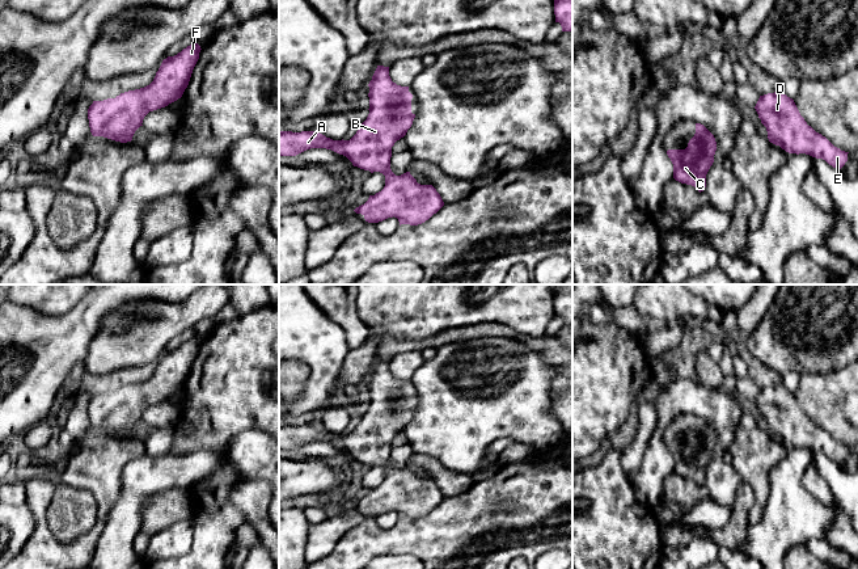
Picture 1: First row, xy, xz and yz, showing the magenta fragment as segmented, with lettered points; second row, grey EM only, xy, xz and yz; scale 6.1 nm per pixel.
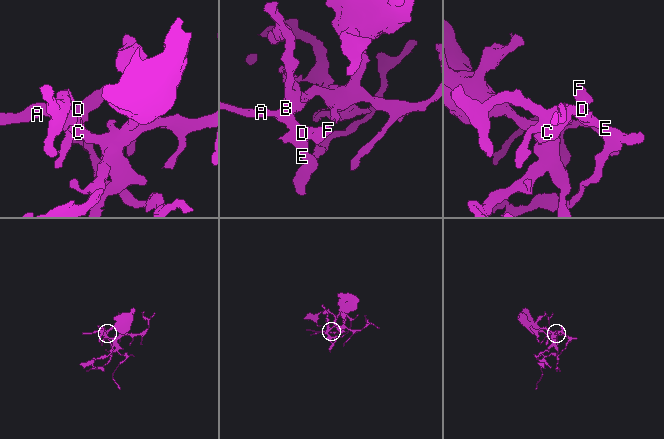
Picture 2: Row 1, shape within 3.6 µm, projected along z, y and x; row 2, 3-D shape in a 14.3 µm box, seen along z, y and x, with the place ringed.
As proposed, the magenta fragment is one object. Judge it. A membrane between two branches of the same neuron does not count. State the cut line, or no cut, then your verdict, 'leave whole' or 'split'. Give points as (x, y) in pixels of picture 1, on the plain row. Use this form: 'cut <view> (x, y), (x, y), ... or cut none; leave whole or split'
cut none; leave whole

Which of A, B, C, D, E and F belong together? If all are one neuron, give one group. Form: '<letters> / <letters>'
A B C D E F

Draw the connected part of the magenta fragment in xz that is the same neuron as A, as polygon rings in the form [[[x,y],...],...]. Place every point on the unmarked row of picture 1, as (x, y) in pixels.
[[[377,359],[369,380],[369,408],[350,434],[333,434],[316,425],[280,425],[279,450],[296,450],[310,442],[326,442],[346,450],[354,460],[364,464],[380,465],[385,469],[385,480],[354,505],[362,507],[368,517],[379,517],[388,511],[397,511],[401,518],[418,519],[436,507],[444,496],[432,479],[420,479],[406,465],[396,469],[390,463],[392,441],[403,431],[411,421],[415,408],[411,406],[413,388],[409,380],[401,380],[392,375],[389,361]]]

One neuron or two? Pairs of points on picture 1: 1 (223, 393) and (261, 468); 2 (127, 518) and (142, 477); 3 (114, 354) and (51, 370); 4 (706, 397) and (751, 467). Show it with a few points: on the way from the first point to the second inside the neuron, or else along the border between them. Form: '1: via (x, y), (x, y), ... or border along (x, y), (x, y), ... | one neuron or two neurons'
1: border along (265, 430), (241, 431), (225, 459) | two neurons
2: via (129, 508), (136, 488) | one neuron
3: border along (96, 334), (81, 362) | two neurons
4: border along (743, 413), (728, 449) | two neurons

